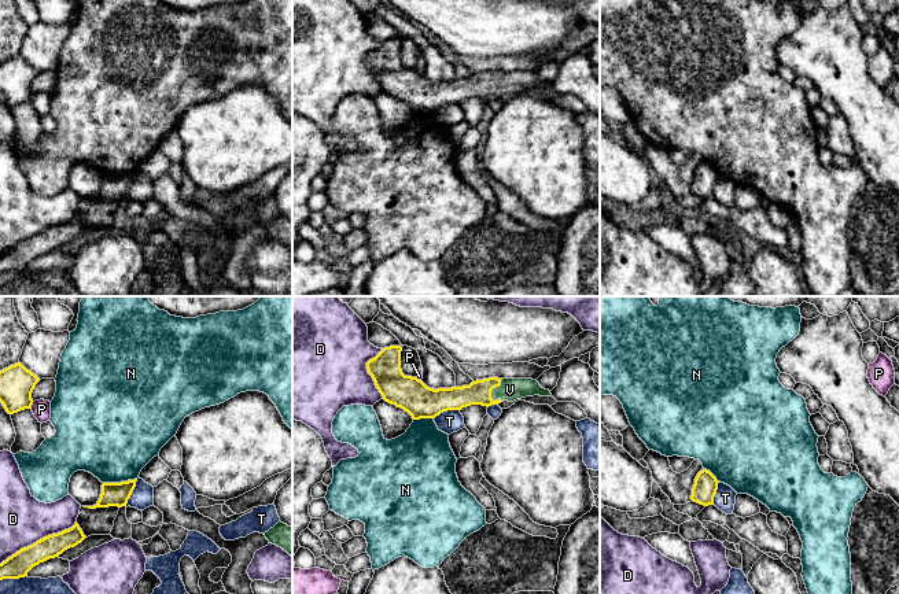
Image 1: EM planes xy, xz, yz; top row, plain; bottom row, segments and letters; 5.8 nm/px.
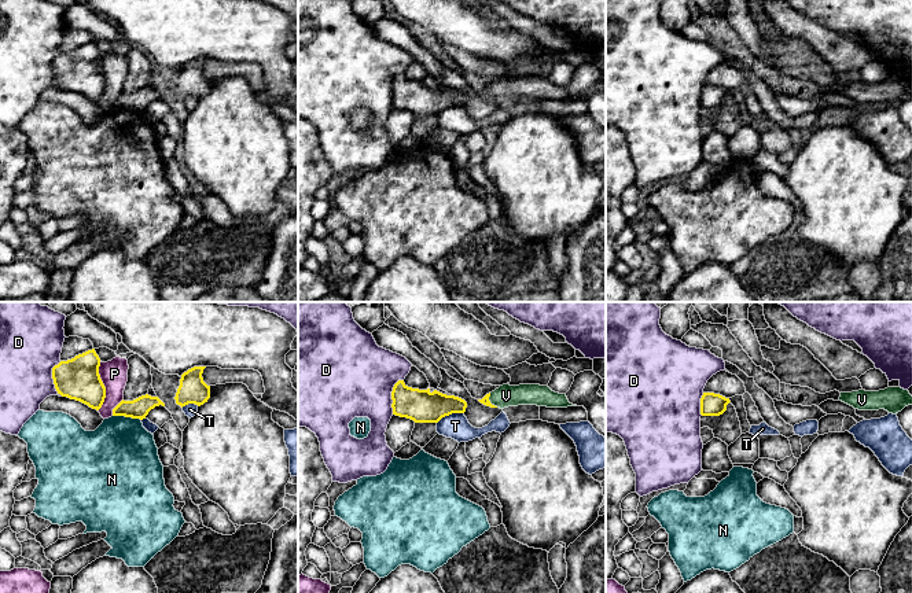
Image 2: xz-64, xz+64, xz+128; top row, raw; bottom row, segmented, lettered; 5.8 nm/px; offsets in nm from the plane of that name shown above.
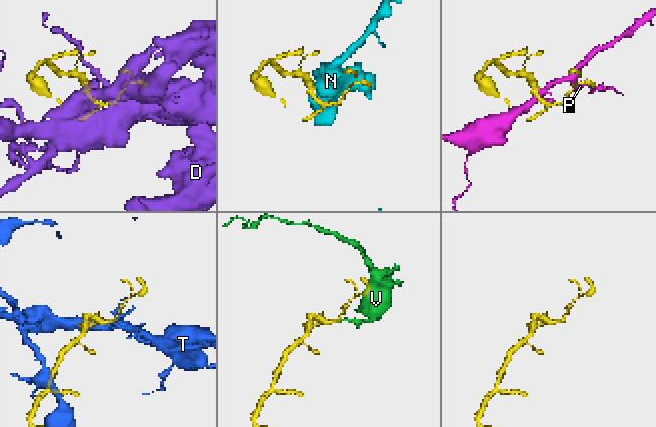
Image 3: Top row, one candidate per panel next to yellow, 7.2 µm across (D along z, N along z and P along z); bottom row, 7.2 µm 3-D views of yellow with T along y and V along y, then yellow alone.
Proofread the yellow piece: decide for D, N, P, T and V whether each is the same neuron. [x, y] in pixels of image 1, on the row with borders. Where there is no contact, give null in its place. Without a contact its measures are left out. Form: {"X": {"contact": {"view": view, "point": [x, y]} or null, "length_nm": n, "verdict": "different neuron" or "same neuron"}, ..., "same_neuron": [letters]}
{"D": {"contact": {"view": "xy", "point": [40, 539]}, "length_nm": 500, "verdict": "different neuron"}, "N": {"contact": {"view": "xy", "point": [121, 482]}, "length_nm": 200, "verdict": "different neuron"}, "P": {"contact": {"view": "xy", "point": [32, 404]}, "length_nm": 40, "verdict": "different neuron"}, "T": {"contact": {"view": "xy", "point": [132, 491]}, "length_nm": 180, "verdict": "different neuron"}, "V": {"contact": {"view": "xz", "point": [493, 387]}, "length_nm": 150, "verdict": "same neuron"}, "same_neuron": ["V"]}

